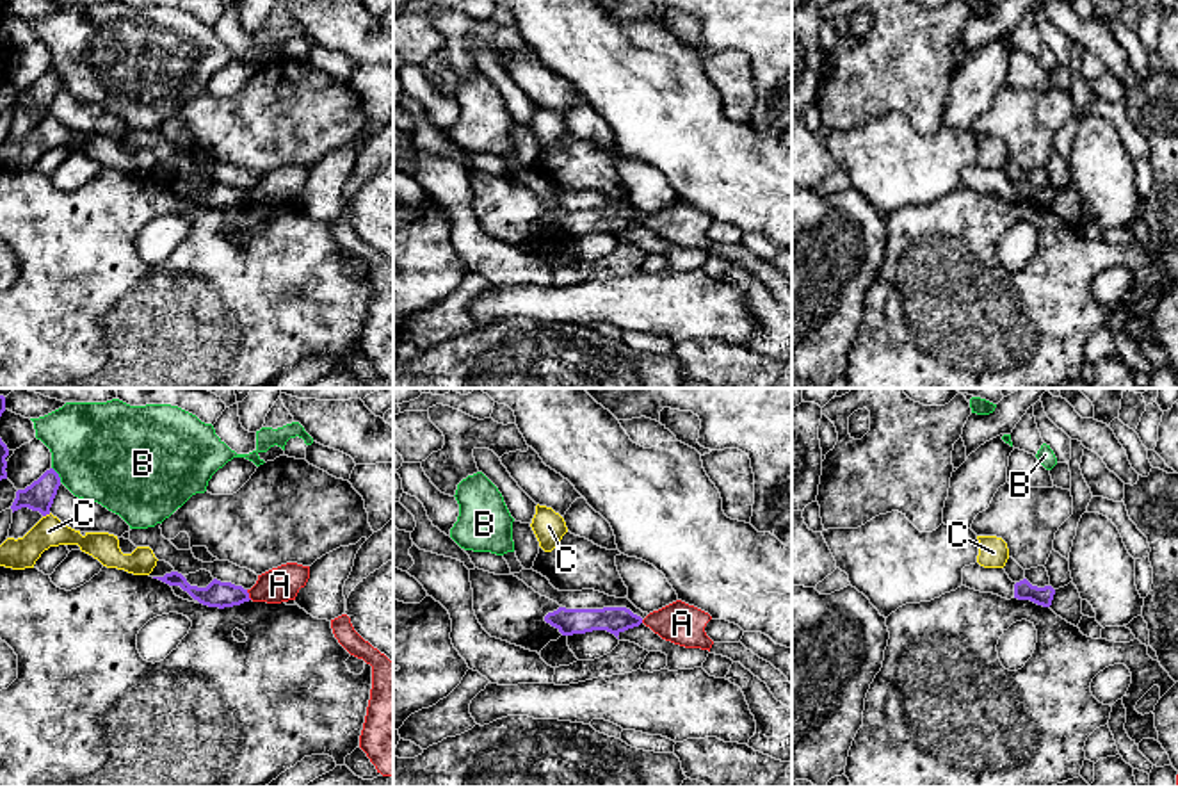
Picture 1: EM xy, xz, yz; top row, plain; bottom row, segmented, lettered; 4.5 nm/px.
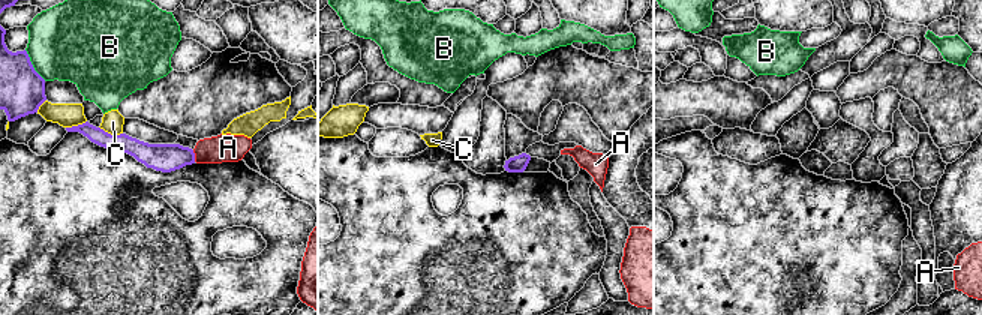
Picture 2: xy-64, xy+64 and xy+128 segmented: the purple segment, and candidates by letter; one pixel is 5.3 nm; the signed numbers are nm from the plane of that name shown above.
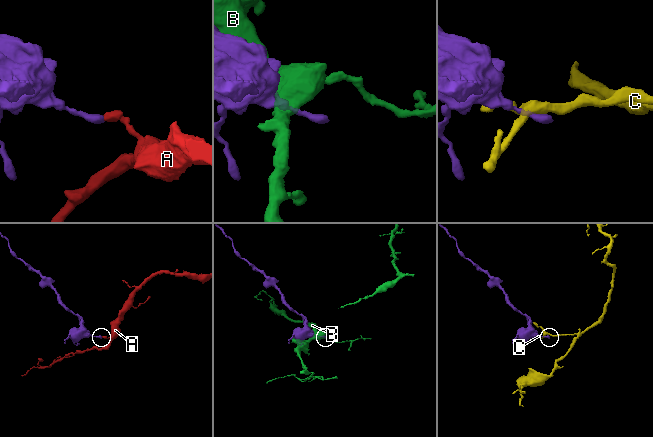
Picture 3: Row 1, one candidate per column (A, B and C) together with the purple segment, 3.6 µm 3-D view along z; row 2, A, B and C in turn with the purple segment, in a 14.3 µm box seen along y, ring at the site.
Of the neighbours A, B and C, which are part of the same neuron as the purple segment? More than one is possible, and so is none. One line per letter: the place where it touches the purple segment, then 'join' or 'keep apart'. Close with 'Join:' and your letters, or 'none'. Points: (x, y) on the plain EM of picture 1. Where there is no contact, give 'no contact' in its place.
A: contact xy (248, 196); keep apart
B: contact xy (57, 75); keep apart
C: contact xy (47, 114); keep apart
Join: none

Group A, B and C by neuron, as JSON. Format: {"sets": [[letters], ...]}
{"sets": [["A"], ["B"], ["C"]]}

